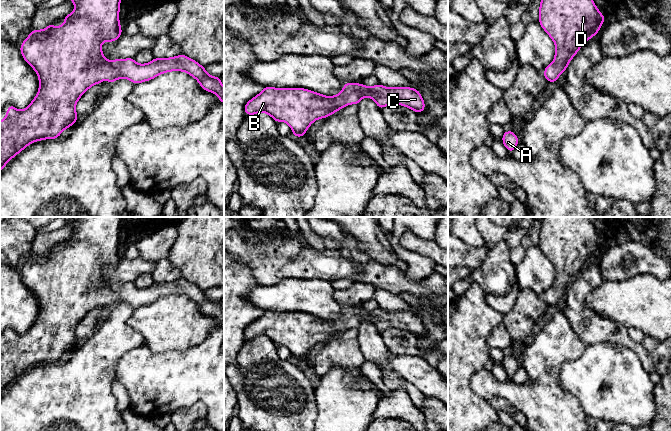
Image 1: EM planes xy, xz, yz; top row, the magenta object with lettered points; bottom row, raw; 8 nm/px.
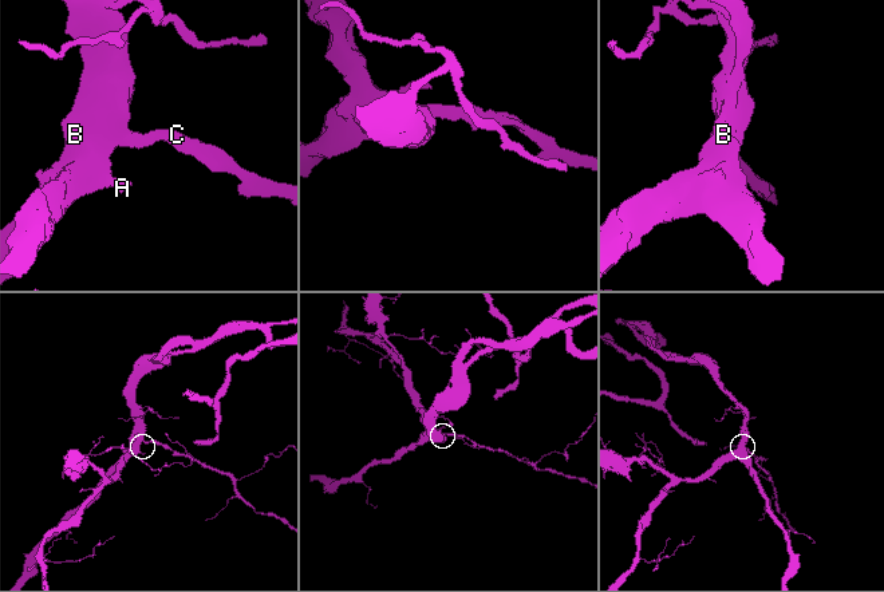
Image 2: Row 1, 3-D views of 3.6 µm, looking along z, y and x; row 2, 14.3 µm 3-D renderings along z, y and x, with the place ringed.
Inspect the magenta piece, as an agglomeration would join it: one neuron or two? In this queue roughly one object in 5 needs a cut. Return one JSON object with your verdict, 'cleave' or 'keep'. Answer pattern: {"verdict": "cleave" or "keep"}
{"verdict": "keep"}

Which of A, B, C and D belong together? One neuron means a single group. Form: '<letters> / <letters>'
A B C D

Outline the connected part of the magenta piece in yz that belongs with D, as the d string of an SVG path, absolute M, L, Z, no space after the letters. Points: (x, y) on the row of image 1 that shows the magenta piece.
M541 0L539 23L554 41L556 53L553 62L544 68L548 82L557 82L559 75L566 71L569 62L579 49L593 36L597 35L605 17L593 0Z

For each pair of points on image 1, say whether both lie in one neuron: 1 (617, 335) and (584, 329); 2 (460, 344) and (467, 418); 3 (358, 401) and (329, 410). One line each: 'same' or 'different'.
1: same
2: same
3: same

